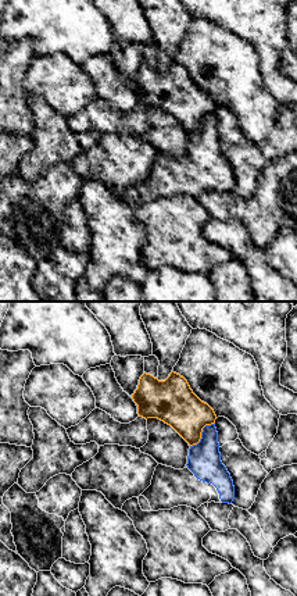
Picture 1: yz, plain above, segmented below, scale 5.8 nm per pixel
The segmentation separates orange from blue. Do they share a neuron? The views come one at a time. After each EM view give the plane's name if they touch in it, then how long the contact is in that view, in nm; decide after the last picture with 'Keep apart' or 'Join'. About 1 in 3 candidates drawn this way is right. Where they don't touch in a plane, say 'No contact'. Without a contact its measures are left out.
Touches orange in yz. Shared border 200 nm

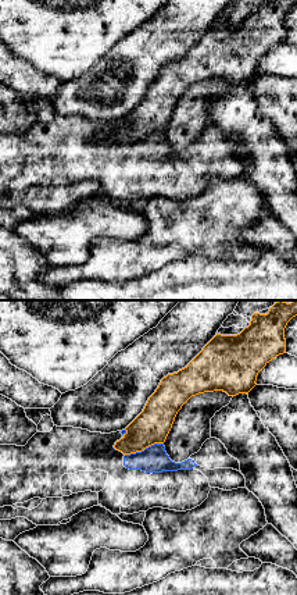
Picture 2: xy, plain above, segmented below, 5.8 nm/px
Touches orange in xy. Shared border 240 nm

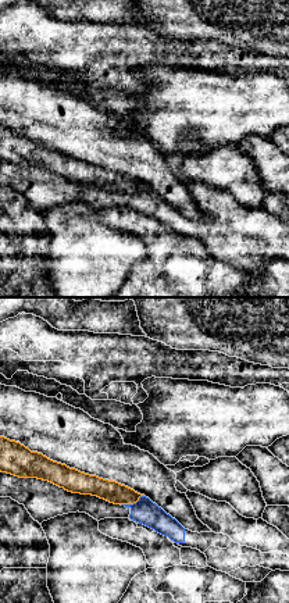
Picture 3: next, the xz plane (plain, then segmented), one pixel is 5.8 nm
Touches orange in xz. Shared border 150 nm

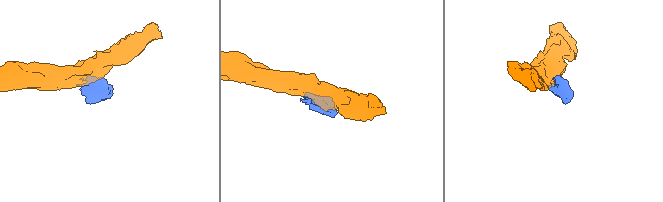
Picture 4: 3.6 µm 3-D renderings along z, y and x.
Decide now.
Keep apart

